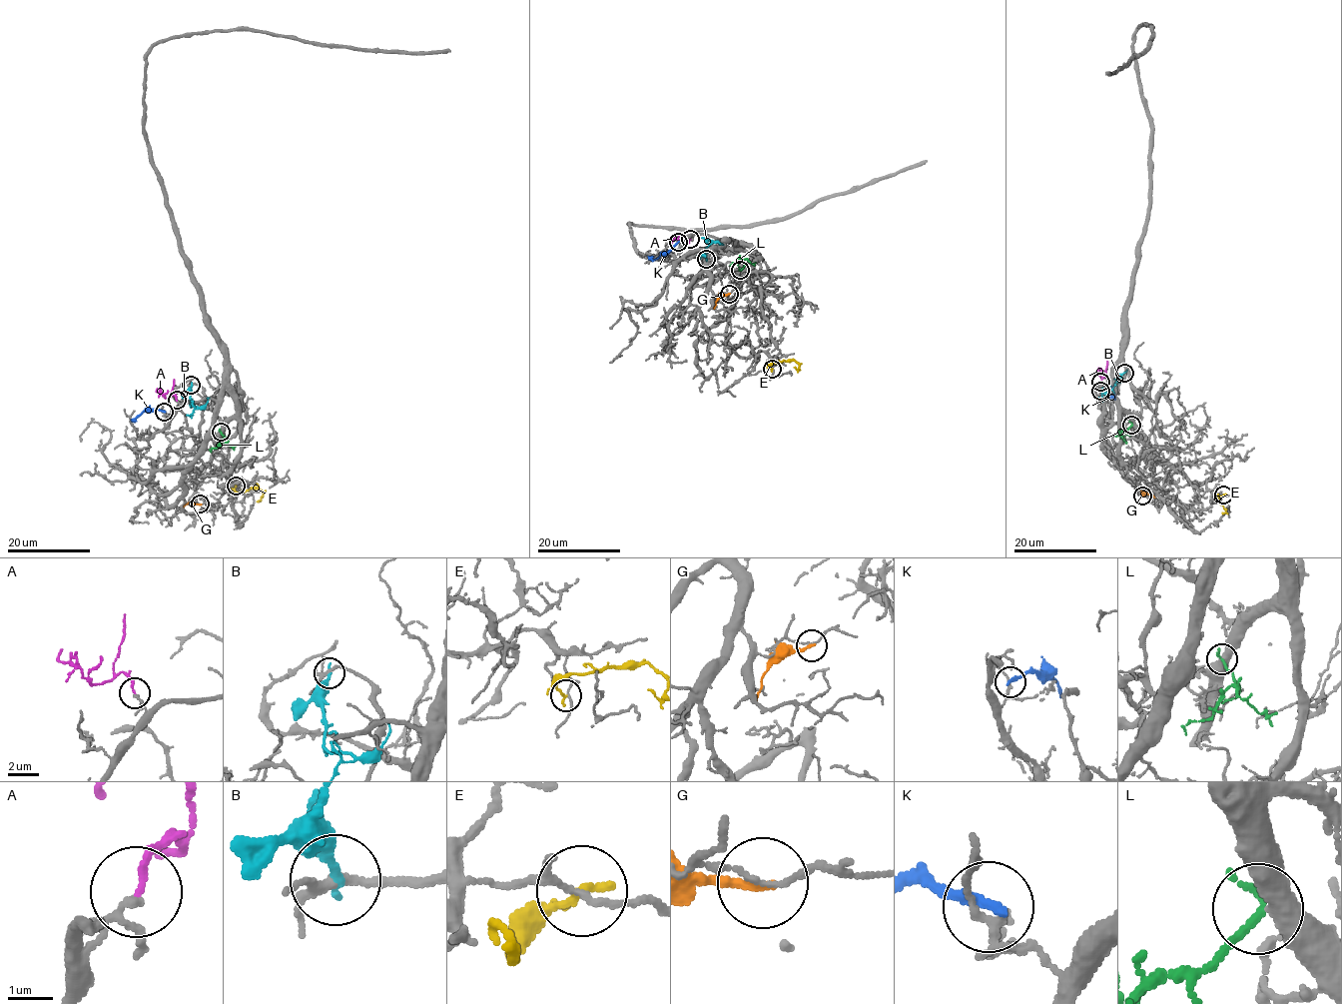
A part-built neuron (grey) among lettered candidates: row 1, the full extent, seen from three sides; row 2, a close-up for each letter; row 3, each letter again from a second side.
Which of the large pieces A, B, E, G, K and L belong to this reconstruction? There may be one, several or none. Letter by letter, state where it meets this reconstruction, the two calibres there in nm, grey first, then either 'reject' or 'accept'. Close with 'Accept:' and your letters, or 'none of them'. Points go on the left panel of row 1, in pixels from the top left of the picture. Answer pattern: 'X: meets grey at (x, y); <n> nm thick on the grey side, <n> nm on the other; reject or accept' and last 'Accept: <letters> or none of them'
A: meets grey at (177, 400); 130 nm thick on the grey side, 130 nm on the other; accept
B: meets grey at (191, 385); 190 nm thick on the grey side, 220 nm on the other; reject
E: meets grey at (236, 486); 110 nm thick on the grey side, 190 nm on the other; reject
G: meets grey at (200, 503); 100 nm thick on the grey side, 180 nm on the other; reject
K: meets grey at (164, 412); 160 nm thick on the grey side, 200 nm on the other; reject
L: meets grey at (221, 432); 460 nm thick on the grey side, 190 nm on the other; accept
Accept: A, L

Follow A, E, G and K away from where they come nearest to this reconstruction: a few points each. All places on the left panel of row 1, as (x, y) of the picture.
A: (177, 400), (174, 395), (166, 398), (157, 388)
E: (237, 486), (234, 488), (237, 492), (259, 490), (263, 495), (257, 501)
G: (200, 503), (188, 502), (183, 506)
K: (163, 412), (146, 410), (131, 420)

